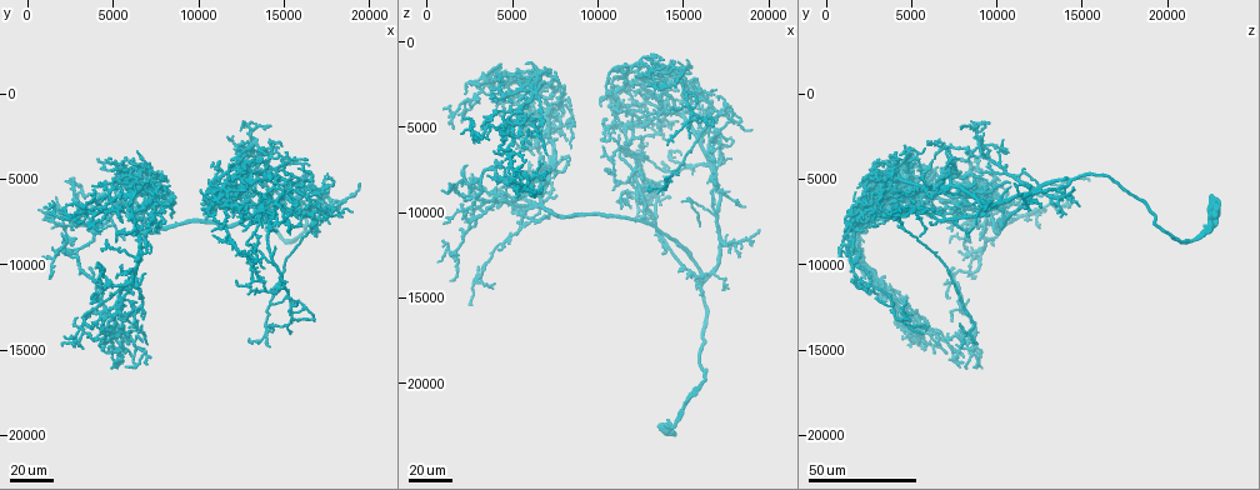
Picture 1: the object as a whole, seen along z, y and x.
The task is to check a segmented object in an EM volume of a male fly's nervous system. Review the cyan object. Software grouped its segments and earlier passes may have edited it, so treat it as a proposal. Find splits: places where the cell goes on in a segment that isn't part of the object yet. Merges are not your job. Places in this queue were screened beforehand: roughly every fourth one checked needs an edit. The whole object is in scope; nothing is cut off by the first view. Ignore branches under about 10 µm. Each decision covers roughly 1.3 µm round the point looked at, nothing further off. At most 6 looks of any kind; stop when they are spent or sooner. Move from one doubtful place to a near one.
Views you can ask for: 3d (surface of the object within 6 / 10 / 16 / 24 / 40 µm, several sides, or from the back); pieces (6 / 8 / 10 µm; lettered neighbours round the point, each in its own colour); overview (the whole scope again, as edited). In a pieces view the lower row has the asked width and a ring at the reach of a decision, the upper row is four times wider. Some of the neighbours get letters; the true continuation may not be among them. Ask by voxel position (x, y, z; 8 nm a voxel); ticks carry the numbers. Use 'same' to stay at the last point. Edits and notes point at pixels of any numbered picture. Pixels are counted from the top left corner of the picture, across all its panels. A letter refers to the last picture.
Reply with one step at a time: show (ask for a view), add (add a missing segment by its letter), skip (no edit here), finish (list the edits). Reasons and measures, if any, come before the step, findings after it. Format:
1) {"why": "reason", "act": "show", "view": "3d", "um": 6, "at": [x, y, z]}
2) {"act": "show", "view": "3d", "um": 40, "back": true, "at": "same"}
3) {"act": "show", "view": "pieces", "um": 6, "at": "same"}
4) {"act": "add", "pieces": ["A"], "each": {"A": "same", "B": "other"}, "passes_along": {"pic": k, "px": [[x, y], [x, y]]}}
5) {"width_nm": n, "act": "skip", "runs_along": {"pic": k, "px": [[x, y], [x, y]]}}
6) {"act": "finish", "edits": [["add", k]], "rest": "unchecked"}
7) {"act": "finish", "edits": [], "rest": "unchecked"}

{"why": "an open end", "act": "show", "view": "3d", "um": 40, "at": [5200, 11400, 3200]}

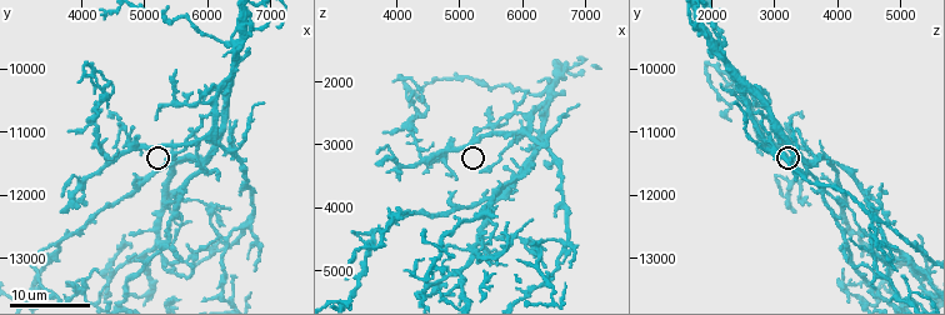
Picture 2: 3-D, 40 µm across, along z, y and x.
{"act": "show", "view": "pieces", "um": 8, "at": [5400, 11450, 3400]}

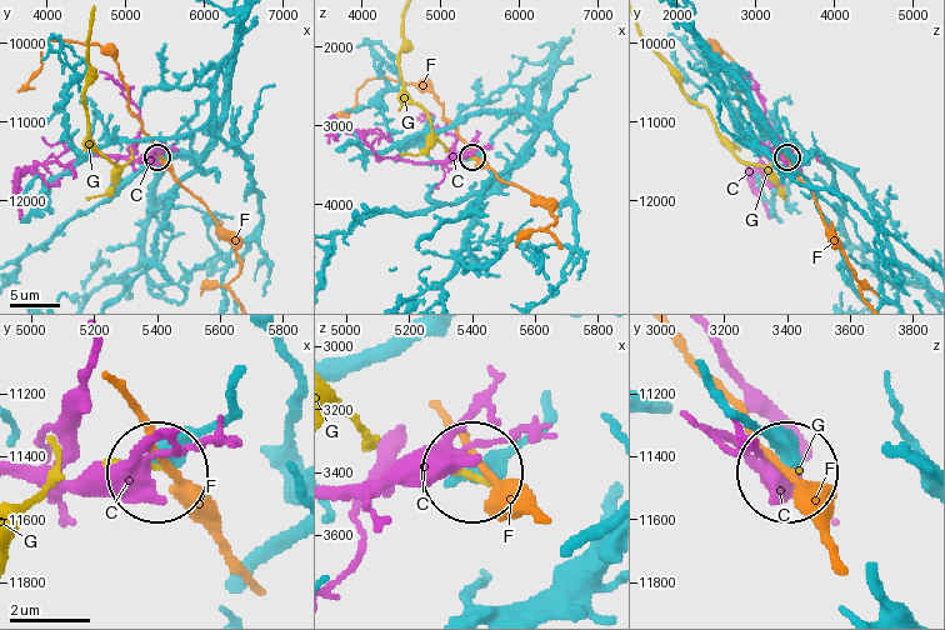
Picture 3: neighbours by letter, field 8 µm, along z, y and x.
{"act": "skip", "each": {"C": "other", "F": "other", "G": "other"}, "runs_along": {"pic": 3, "px": [[721, 399], [785, 465]]}, "found": "no lettered segment goes on from it"}

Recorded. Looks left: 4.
{"why": "branch stops here", "act": "show", "view": "3d", "um": 16, "at": [3700, 12250, 3350]}

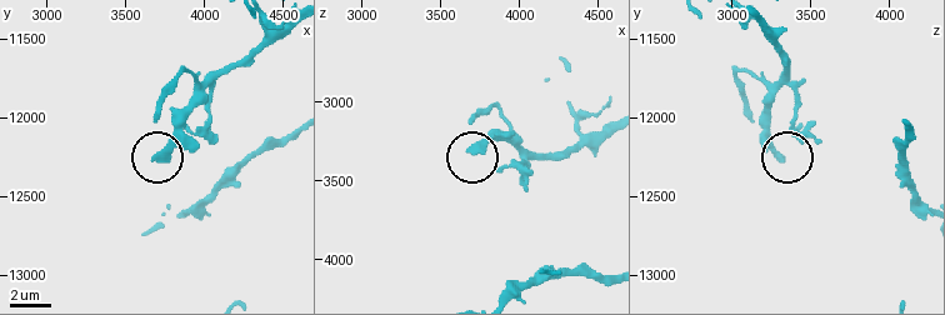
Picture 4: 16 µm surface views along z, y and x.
{"act": "show", "view": "pieces", "um": 8, "at": [3680, 12240, 3320]}

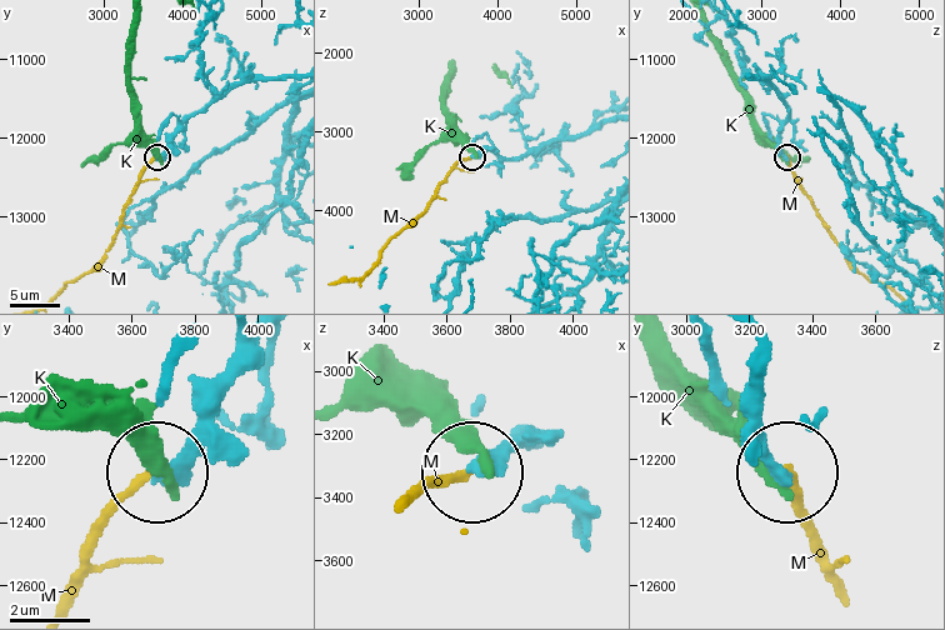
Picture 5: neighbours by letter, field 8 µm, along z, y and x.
{"act": "skip", "each": {"K": "other", "M": "other"}, "runs_along": {"pic": 5, "px": [[539, 448], [505, 448], [478, 465]]}, "found": "none of them fits"}

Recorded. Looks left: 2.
{"act": "finish", "edits": [], "rest": "unchecked"}

